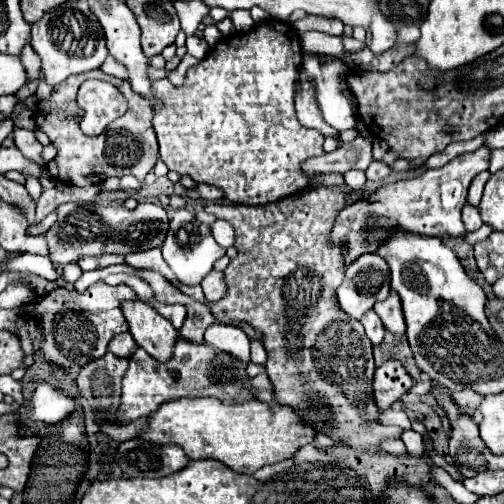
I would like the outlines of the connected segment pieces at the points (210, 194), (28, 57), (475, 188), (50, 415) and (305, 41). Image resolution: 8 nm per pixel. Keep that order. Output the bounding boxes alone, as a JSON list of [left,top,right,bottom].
[[196,184,224,200],[20,44,40,82],[468,172,490,206],[26,382,80,424],[302,32,344,56]]

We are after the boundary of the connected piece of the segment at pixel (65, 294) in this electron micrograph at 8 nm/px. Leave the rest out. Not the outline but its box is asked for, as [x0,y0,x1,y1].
[30,282,136,372]

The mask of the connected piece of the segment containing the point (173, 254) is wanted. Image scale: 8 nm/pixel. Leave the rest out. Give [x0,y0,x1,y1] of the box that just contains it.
[162,208,226,284]

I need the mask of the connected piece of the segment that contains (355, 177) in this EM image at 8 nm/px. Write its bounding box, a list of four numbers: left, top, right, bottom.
[344,170,368,200]

